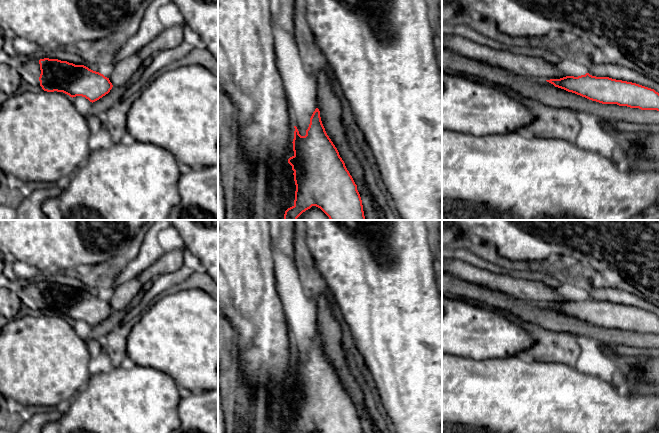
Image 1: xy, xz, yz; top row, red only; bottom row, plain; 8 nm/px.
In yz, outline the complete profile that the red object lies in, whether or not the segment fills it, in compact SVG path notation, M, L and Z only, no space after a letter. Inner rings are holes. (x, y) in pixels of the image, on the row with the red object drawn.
M589 73L578 77L566 76L546 81L555 87L602 104L659 111L659 93L636 83L609 77L596 77Z

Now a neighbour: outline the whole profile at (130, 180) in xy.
M135 140L114 143L108 148L91 150L90 155L71 176L69 186L62 190L58 196L44 201L42 210L49 220L167 220L170 211L180 203L177 183L183 171L175 157L162 147Z

